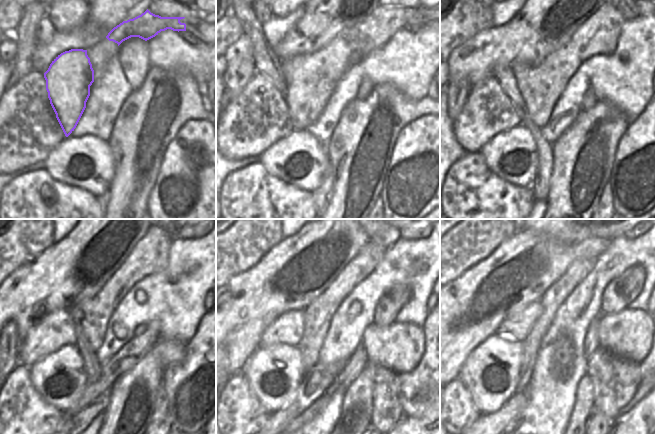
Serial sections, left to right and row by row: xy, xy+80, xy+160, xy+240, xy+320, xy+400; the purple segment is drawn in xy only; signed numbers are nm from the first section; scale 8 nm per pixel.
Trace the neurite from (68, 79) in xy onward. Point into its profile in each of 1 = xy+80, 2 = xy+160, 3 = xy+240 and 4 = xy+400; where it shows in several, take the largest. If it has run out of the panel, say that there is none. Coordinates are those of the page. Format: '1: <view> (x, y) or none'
1: xy+80 (311, 79)
2: xy+160 (540, 86)
3: xy+240 (149, 256)
4: xy+400 (556, 294)

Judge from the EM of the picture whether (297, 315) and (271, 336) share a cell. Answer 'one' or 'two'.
one

